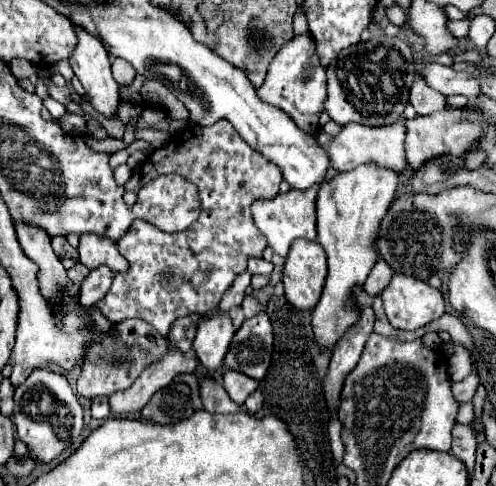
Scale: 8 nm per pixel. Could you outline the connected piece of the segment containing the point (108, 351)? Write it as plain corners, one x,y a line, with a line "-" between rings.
128,318
114,324
112,334
104,338
104,342
96,342
90,346
84,358
84,366
78,378
78,394
86,398
110,396
118,390
126,390
134,384
134,380
156,360
160,360
168,352
168,340
156,332
154,326
140,318

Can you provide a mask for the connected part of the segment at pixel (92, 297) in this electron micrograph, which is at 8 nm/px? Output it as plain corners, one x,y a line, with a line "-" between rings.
98,266
90,270
90,274
80,284
80,302
84,306
98,304
110,290
114,272
108,266

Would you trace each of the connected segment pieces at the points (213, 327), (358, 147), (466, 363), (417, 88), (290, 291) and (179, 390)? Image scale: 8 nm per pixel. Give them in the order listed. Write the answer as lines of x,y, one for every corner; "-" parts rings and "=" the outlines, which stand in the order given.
212,312
198,326
194,338
194,352
208,372
216,372
224,366
224,356
236,334
232,320
222,312
=
396,122
396,124
380,126
380,128
362,126
362,124
348,124
348,126
342,126
342,130
336,136
328,136
324,130
320,130
316,140
318,140
320,148
328,154
330,166
338,172
354,170
358,164
364,164
364,162
376,162
378,166
386,166
396,172
402,172
404,164
406,164
404,132
406,132
404,122
=
454,344
454,346
456,346
456,352
448,360
448,374
452,382
460,382
472,372
472,360
468,356
468,350
464,350
460,344
=
418,76
410,88
410,104
418,114
432,114
446,108
446,96
428,86
424,78
=
294,242
286,256
282,284
286,300
296,310
312,310
328,274
328,258
318,242
=
172,382
170,386
158,390
150,404
142,408
142,418
160,422
160,424
172,424
182,418
188,418
194,414
192,406
192,390
184,382

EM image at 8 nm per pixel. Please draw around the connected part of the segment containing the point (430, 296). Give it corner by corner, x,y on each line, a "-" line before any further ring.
394,274
390,284
382,290
382,300
384,300
384,310
390,320
390,324
396,330
418,330
446,314
446,302
440,290
428,286
426,282
420,282
412,276
404,274

